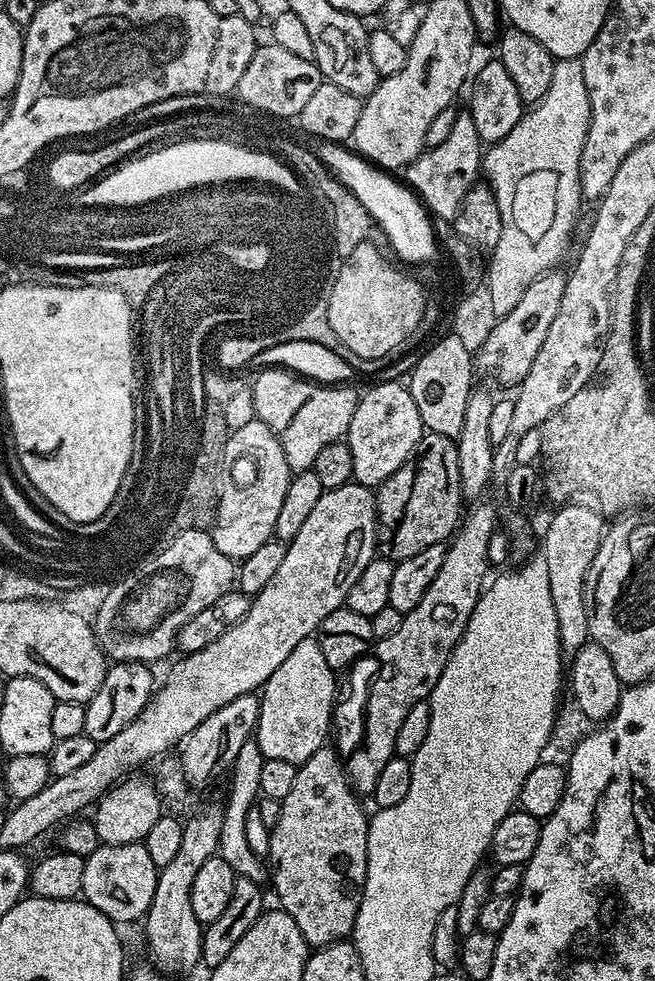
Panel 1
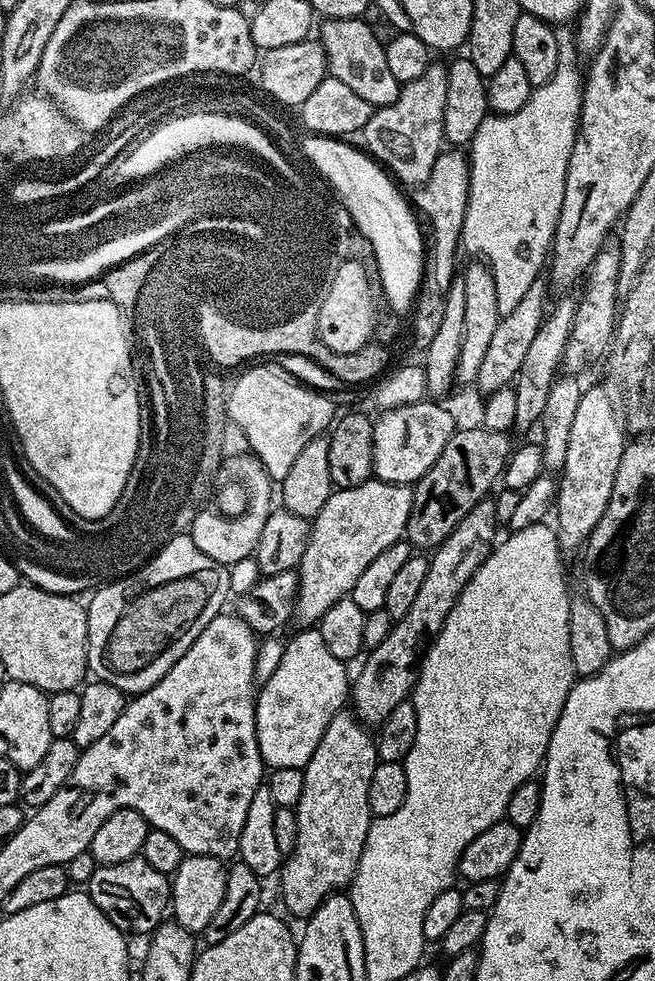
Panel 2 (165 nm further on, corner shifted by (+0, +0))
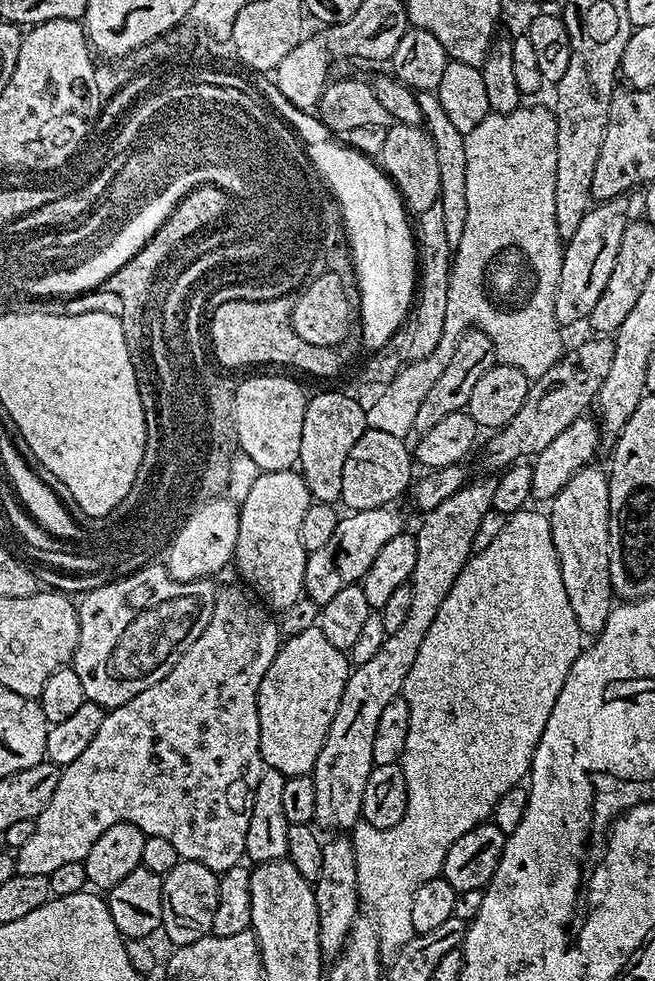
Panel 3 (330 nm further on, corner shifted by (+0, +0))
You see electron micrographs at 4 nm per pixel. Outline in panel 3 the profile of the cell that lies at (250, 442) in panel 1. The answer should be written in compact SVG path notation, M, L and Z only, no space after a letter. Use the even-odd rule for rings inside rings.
M222 498L216 504L196 508L194 514L176 531L171 544L166 549L166 567L168 573L182 582L202 580L215 577L215 572L220 572L224 567L233 563L236 555L236 543L238 542L238 526L240 525L240 510L233 501Z

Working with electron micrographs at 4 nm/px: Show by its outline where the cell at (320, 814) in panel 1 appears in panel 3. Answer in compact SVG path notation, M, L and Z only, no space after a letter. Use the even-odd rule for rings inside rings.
M495 479L476 480L464 485L442 506L434 506L434 510L423 513L424 521L420 529L415 529L416 545L418 546L418 559L414 561L414 574L411 578L412 590L410 592L410 614L398 630L388 634L386 642L382 642L382 650L370 658L370 662L355 665L351 669L346 686L342 690L342 702L338 702L338 714L334 714L334 722L330 722L330 730L326 734L326 742L318 754L318 762L311 770L314 782L314 814L315 823L321 829L336 828L332 830L351 830L361 823L362 817L362 794L366 794L366 778L370 778L374 767L374 734L378 730L378 718L382 709L387 706L395 696L404 691L406 674L410 674L410 666L414 666L414 658L418 658L418 650L422 646L422 638L426 638L426 630L430 630L434 617L438 614L442 602L446 602L446 594L450 594L450 586L462 574L469 556L473 555L472 543L474 542L474 530L478 530L482 518L487 512L493 511Z

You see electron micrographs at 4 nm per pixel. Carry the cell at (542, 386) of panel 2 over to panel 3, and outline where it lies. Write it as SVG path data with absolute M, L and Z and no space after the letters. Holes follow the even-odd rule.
M624 196L612 200L601 200L589 208L586 218L578 225L575 232L564 246L562 274L558 274L558 290L554 294L554 314L559 325L588 318L590 310L602 298L606 282L614 270L614 258L618 258L618 246L622 246L622 234L626 217L624 217Z

